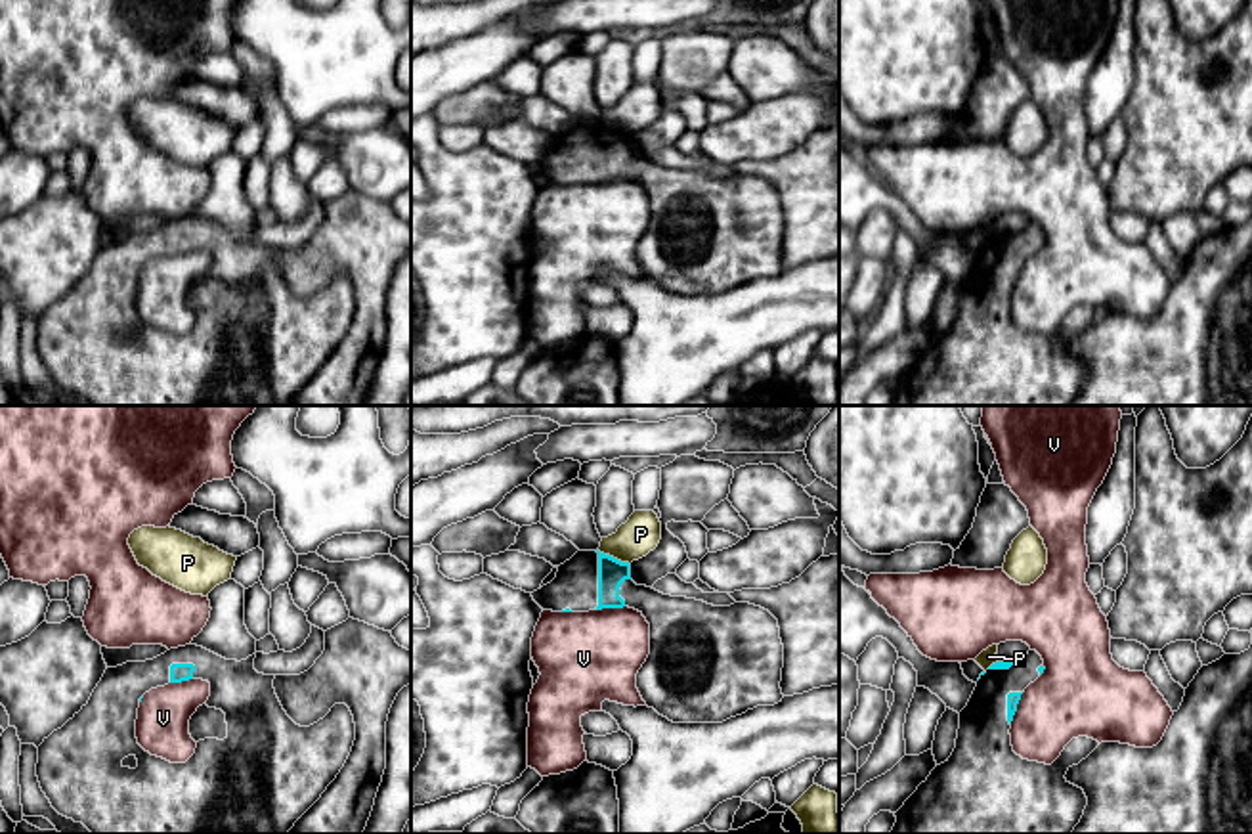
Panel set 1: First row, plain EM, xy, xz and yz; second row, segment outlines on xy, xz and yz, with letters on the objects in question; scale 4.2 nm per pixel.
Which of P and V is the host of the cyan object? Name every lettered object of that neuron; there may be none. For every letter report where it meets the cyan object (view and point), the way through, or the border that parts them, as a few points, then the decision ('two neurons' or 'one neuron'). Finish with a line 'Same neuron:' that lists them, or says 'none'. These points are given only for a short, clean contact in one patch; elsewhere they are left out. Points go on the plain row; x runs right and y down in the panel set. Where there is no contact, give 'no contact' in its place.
P: meets cyan in xz at (612, 129); border along xz (597, 121), (629, 136); two neurons
V: meets cyan in yz at (1015, 280); two neurons
Same neuron: none

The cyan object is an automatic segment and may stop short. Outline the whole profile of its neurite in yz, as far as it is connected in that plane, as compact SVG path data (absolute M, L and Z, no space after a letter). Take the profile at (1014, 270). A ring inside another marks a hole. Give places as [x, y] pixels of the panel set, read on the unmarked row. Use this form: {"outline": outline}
{"outline": "M1036 222L1017 233L996 233L981 245L977 258L960 283L960 300L952 327L937 337L925 354L895 384L889 406L1070 406L1080 394L1088 369L1065 346L1086 331L1099 314L1072 310L1051 335L1023 331L1011 318L1011 293L1025 260L1044 245Z"}

